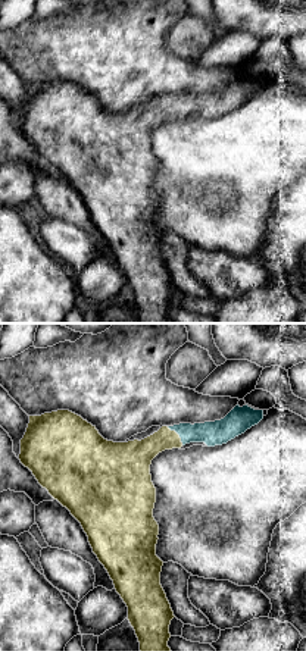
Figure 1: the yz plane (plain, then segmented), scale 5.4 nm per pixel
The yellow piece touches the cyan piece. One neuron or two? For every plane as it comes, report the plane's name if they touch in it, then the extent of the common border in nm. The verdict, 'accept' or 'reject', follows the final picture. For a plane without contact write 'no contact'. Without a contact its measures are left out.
meets yellow in yz; contact 140 nm long

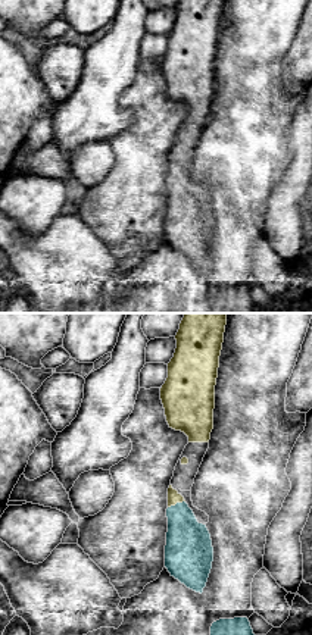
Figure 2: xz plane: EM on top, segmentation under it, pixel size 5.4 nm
meets yellow in xz; contact 100 nm long

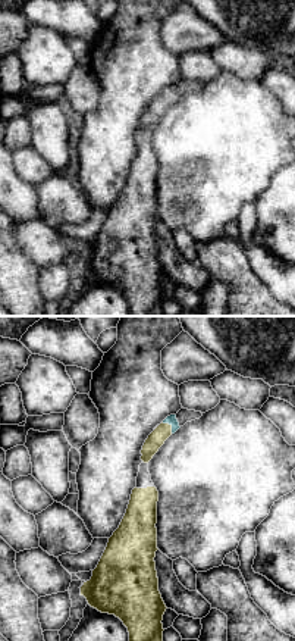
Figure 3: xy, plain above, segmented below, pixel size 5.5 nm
meets yellow in xy; contact 90 nm long

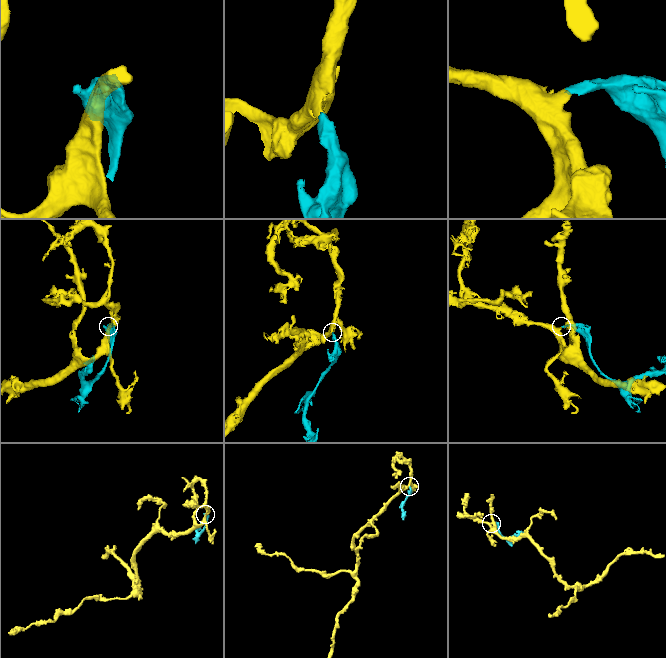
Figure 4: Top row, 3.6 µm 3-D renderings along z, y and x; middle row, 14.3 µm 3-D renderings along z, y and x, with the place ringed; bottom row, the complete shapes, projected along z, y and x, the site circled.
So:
accept

